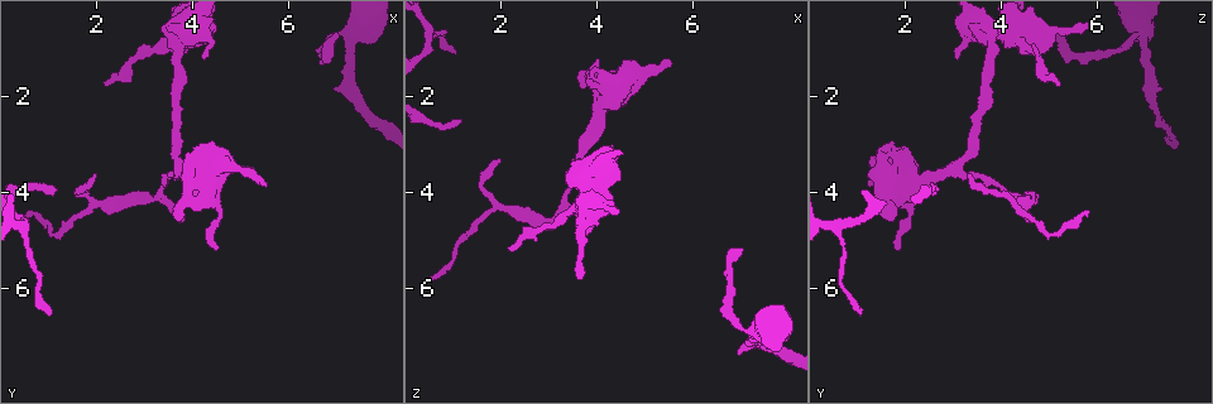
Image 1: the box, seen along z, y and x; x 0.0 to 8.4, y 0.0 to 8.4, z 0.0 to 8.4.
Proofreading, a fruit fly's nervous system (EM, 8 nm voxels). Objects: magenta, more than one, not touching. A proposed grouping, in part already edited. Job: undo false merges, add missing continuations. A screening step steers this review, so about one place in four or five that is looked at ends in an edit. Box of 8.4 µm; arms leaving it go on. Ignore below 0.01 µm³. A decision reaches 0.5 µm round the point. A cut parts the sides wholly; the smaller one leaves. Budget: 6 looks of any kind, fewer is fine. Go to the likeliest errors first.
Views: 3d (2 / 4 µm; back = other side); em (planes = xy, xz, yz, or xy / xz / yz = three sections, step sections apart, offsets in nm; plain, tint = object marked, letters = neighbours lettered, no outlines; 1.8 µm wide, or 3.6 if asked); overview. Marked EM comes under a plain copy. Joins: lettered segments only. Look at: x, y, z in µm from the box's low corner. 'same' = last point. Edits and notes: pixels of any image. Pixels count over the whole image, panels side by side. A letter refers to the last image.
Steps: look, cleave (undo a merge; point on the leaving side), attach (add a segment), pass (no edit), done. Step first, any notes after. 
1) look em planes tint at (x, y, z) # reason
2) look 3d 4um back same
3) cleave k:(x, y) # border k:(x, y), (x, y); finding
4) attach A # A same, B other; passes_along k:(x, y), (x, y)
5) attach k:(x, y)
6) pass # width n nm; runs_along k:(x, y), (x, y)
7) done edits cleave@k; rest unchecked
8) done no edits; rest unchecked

look em planes tint at (7.00, 0.65, 5.20) # branch stops here

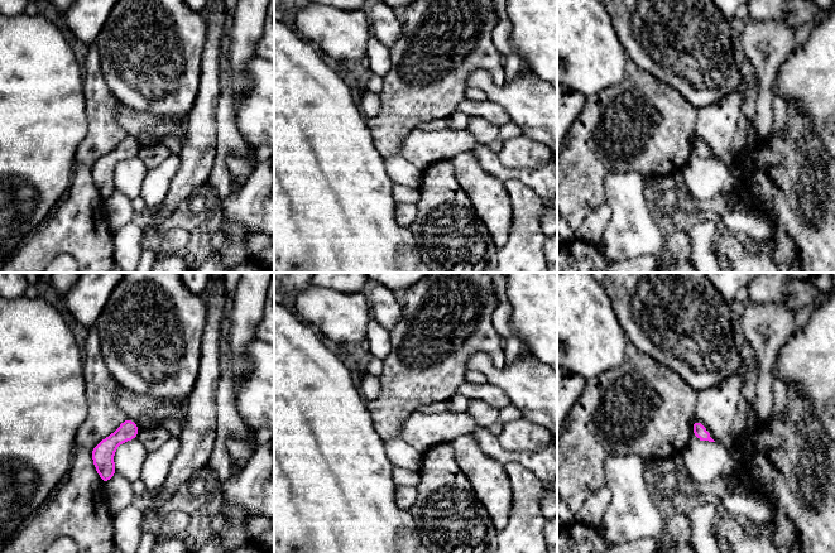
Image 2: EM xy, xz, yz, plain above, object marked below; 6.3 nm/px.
look em planes letters same

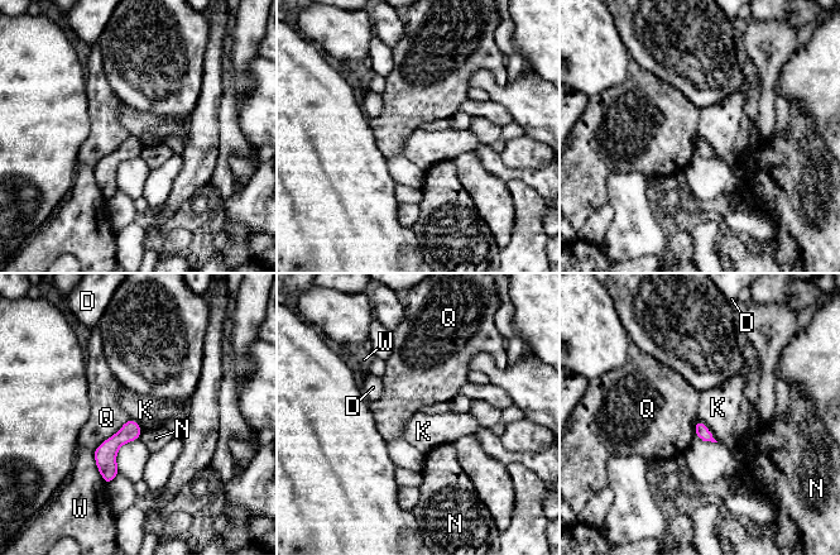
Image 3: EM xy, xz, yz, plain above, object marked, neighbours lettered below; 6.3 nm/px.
pass # longest_contact Q 300 nm; D other, K other, N other, Q other, W other; none of them fits

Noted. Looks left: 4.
look em 3.6um planes letters at (3.90, 0.70, 4.00)

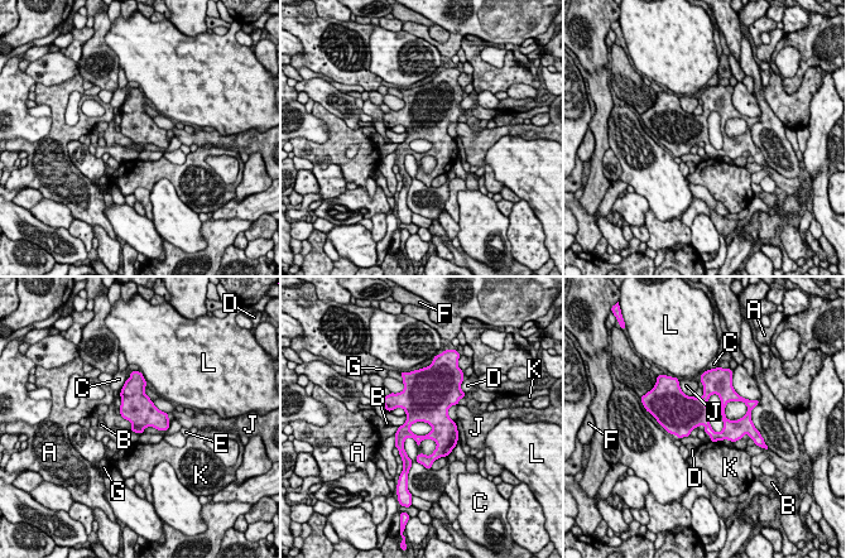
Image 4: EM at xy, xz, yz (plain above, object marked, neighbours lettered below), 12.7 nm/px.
pass # A other, B other, C other, D other, E other, F other, G other, J other, K other, L other; border 4:(697, 427), (690, 434); all the same neuron

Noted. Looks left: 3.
look em 3.6um planes letters at (3.70, 0.55, 5.85) # free end

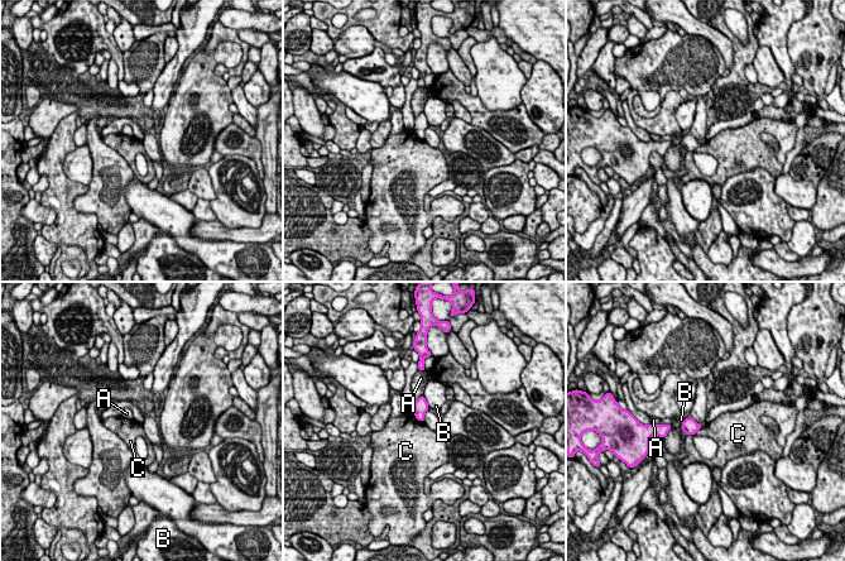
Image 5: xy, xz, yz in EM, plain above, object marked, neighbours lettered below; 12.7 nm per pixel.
pass # A other, B other, C other; border 5:(412, 412), (422, 422); none of them fits

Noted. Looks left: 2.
done no edits; rest unchecked

